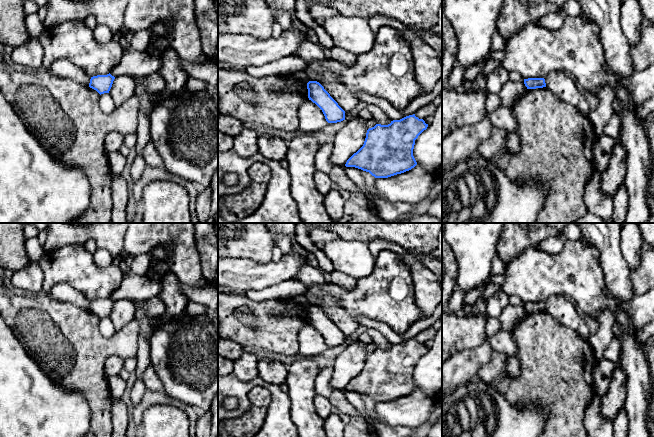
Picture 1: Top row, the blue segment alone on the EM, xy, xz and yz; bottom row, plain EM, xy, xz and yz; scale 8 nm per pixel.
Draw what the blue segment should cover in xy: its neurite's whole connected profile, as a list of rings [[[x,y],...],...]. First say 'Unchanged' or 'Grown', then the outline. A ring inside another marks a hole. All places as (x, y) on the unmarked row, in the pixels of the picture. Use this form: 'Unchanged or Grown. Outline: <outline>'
Unchanged. Outline: [[[110,297],[107,299],[97,299],[90,303],[89,311],[96,314],[100,319],[109,317],[115,301]]]

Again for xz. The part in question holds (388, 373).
Unchanged. Outline: [[[413,339],[393,344],[388,349],[369,352],[363,370],[346,386],[369,396],[375,402],[388,402],[411,394],[417,389],[413,380],[415,364],[428,348]]]

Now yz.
Unchanged. Outline: [[[528,302],[524,303],[524,308],[527,313],[536,313],[546,311],[544,302]]]

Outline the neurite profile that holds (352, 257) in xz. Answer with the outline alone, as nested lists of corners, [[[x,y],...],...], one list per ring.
[[[334,239],[325,242],[324,253],[334,270],[356,280],[370,276],[375,259],[369,245],[357,239]]]

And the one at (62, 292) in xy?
[[[65,283],[54,285],[46,294],[48,294],[53,299],[67,302],[77,306],[80,309],[89,311],[91,300],[89,300],[79,290]]]

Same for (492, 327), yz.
[[[487,317],[485,332],[486,337],[494,336],[501,330],[500,322],[497,317]]]

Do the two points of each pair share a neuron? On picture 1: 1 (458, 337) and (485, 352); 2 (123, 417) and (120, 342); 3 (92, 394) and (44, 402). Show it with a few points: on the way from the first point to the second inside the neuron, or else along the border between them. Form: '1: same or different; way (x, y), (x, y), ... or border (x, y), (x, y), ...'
1: different; border (486, 338), (475, 348), (462, 349), (453, 353)
2: different; border (112, 400), (111, 423), (113, 425)
3: different; border (63, 386), (79, 390), (84, 395), (90, 418)

